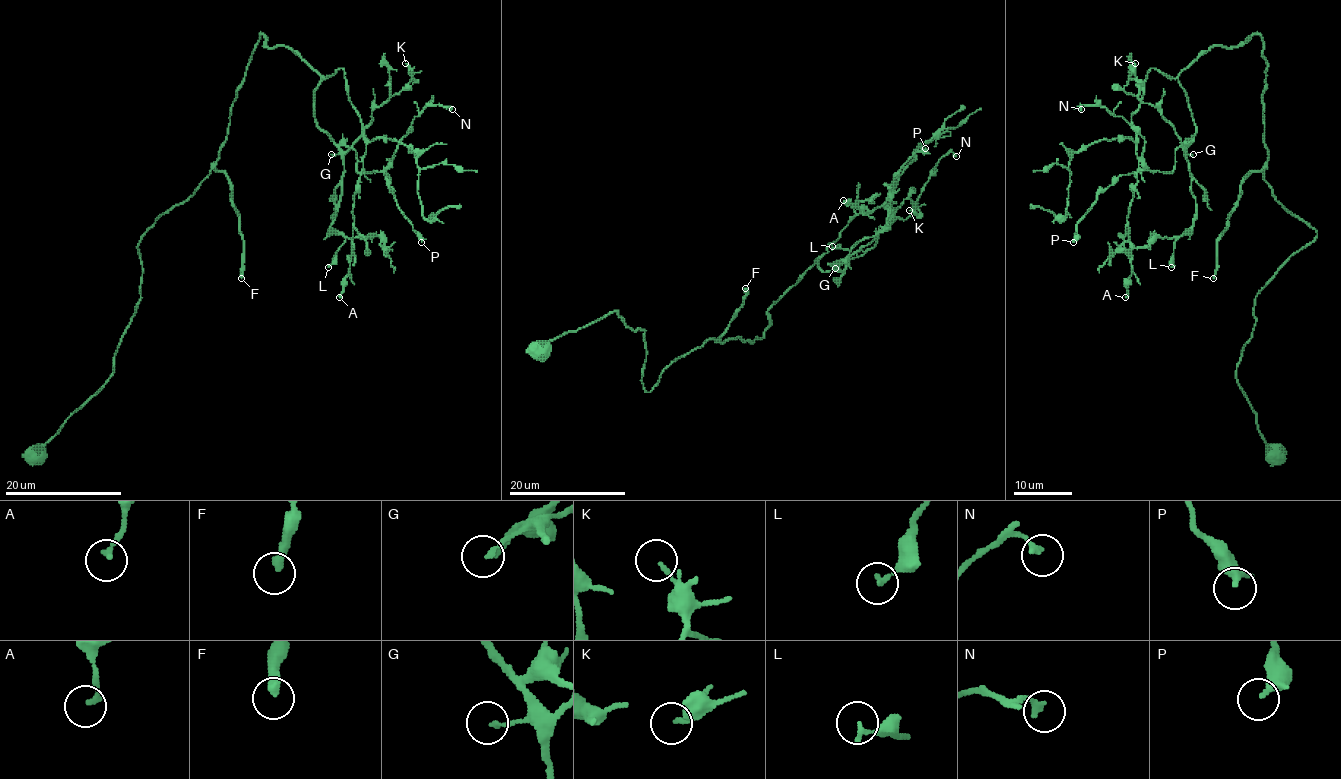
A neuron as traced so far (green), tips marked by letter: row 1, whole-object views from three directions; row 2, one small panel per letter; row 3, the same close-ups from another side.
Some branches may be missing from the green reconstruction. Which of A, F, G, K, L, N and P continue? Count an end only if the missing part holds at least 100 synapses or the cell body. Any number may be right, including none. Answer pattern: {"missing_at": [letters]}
{"missing_at": ["F"]}

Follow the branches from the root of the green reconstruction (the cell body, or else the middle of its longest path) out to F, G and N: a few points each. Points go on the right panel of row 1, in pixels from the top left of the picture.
F: (1273, 453), (1236, 366), (1257, 293), (1317, 232), (1276, 200), (1264, 169), (1241, 185), (1213, 278)
G: (1273, 453), (1236, 366), (1257, 293), (1317, 232), (1264, 179), (1258, 34), (1212, 46), (1179, 74), (1193, 154)
N: (1273, 453), (1236, 366), (1317, 232), (1264, 179), (1261, 37), (1179, 74), (1197, 132), (1172, 172), (1081, 109)

